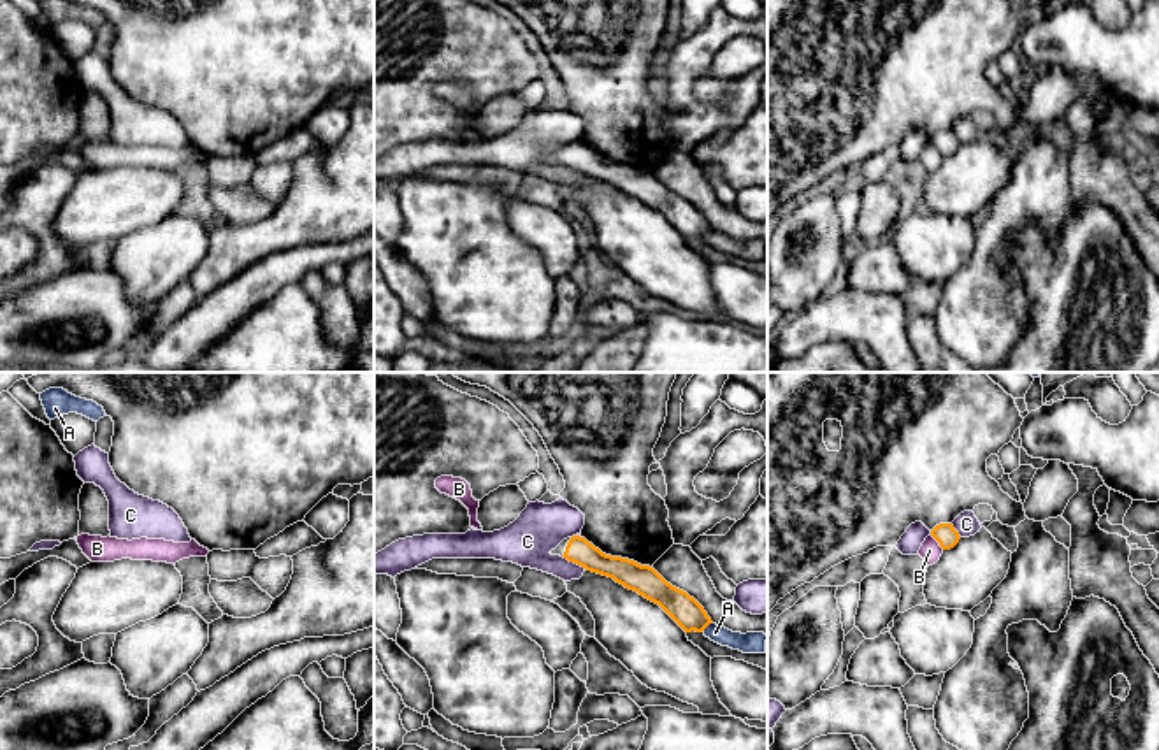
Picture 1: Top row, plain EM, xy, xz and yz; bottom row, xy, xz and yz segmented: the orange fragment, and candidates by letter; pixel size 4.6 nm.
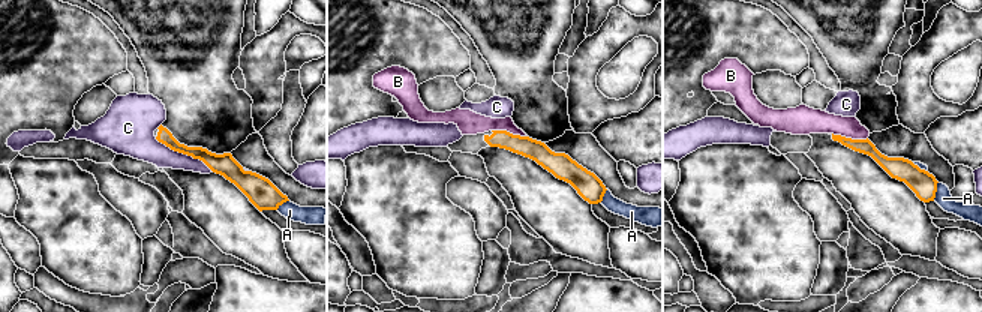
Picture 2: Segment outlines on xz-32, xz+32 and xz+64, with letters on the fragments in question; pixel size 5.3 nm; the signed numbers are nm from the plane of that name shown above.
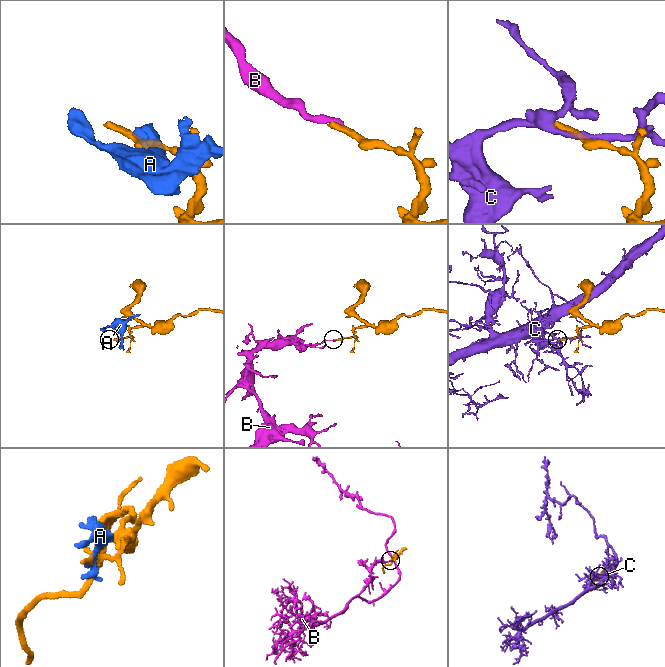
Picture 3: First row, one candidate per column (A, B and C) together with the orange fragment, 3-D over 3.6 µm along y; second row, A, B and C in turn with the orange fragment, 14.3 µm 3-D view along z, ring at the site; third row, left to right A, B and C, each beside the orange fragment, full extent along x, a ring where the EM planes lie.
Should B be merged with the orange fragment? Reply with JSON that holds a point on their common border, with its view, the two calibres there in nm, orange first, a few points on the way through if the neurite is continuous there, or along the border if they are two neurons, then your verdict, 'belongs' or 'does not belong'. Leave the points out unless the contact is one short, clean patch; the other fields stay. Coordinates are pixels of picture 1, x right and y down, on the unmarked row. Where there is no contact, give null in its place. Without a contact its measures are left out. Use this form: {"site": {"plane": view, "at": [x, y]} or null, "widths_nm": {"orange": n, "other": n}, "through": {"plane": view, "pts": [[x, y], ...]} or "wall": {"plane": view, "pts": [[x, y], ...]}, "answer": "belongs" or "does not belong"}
{"site": {"plane": "yz", "at": [936, 146]}, "widths_nm": {"orange": 100, "other": 90}, "wall": {"plane": "yz", "pts": [[929, 141], [943, 155]]}, "answer": "does not belong"}

